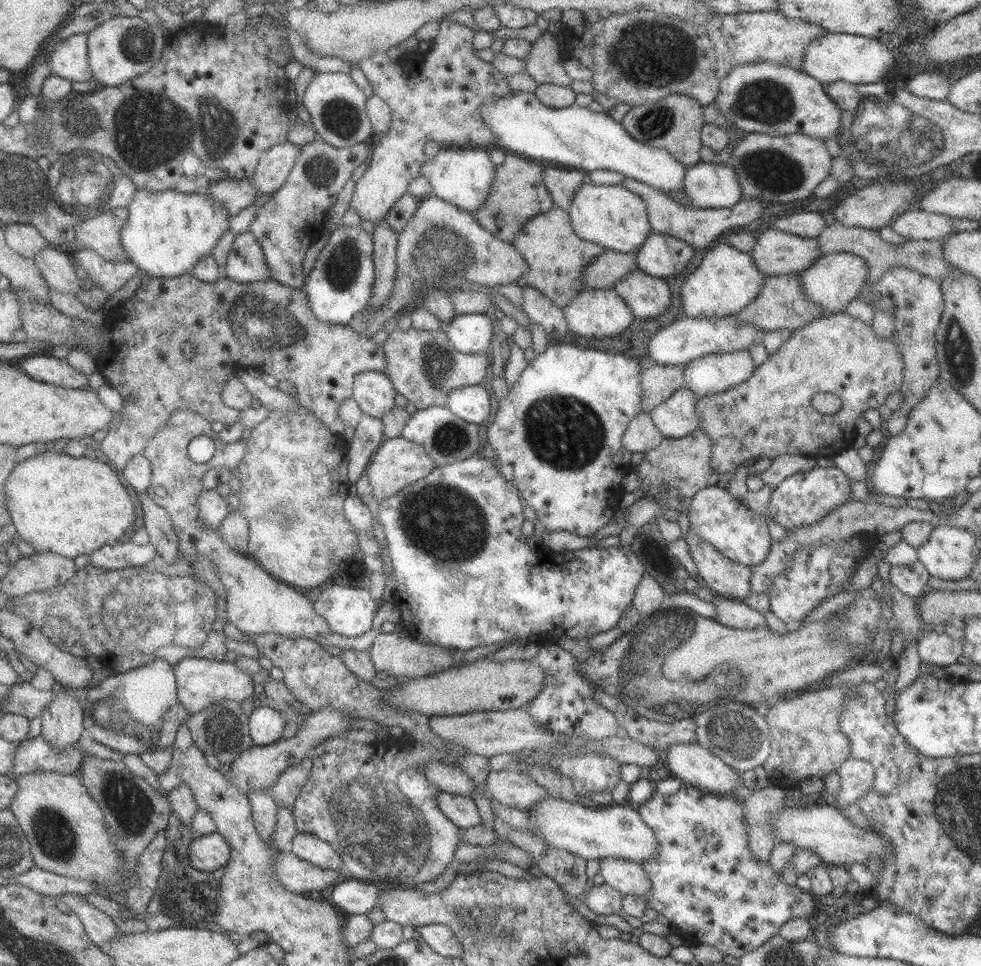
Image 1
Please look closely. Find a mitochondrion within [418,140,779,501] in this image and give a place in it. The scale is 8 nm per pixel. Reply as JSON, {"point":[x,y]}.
{"point":[582,429]}

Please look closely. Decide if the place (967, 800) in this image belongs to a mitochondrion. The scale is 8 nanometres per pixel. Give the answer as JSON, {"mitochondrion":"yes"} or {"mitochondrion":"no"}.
{"mitochondrion":"yes"}

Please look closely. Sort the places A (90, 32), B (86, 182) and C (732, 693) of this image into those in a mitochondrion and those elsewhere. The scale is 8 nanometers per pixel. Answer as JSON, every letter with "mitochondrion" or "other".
{"A":"other","B":"mitochondrion","C":"mitochondrion"}

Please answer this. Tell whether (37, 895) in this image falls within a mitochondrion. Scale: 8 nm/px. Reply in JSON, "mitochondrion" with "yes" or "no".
{"mitochondrion":"no"}

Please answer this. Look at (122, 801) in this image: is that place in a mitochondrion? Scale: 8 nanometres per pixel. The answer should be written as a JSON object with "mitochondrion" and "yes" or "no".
{"mitochondrion":"yes"}

